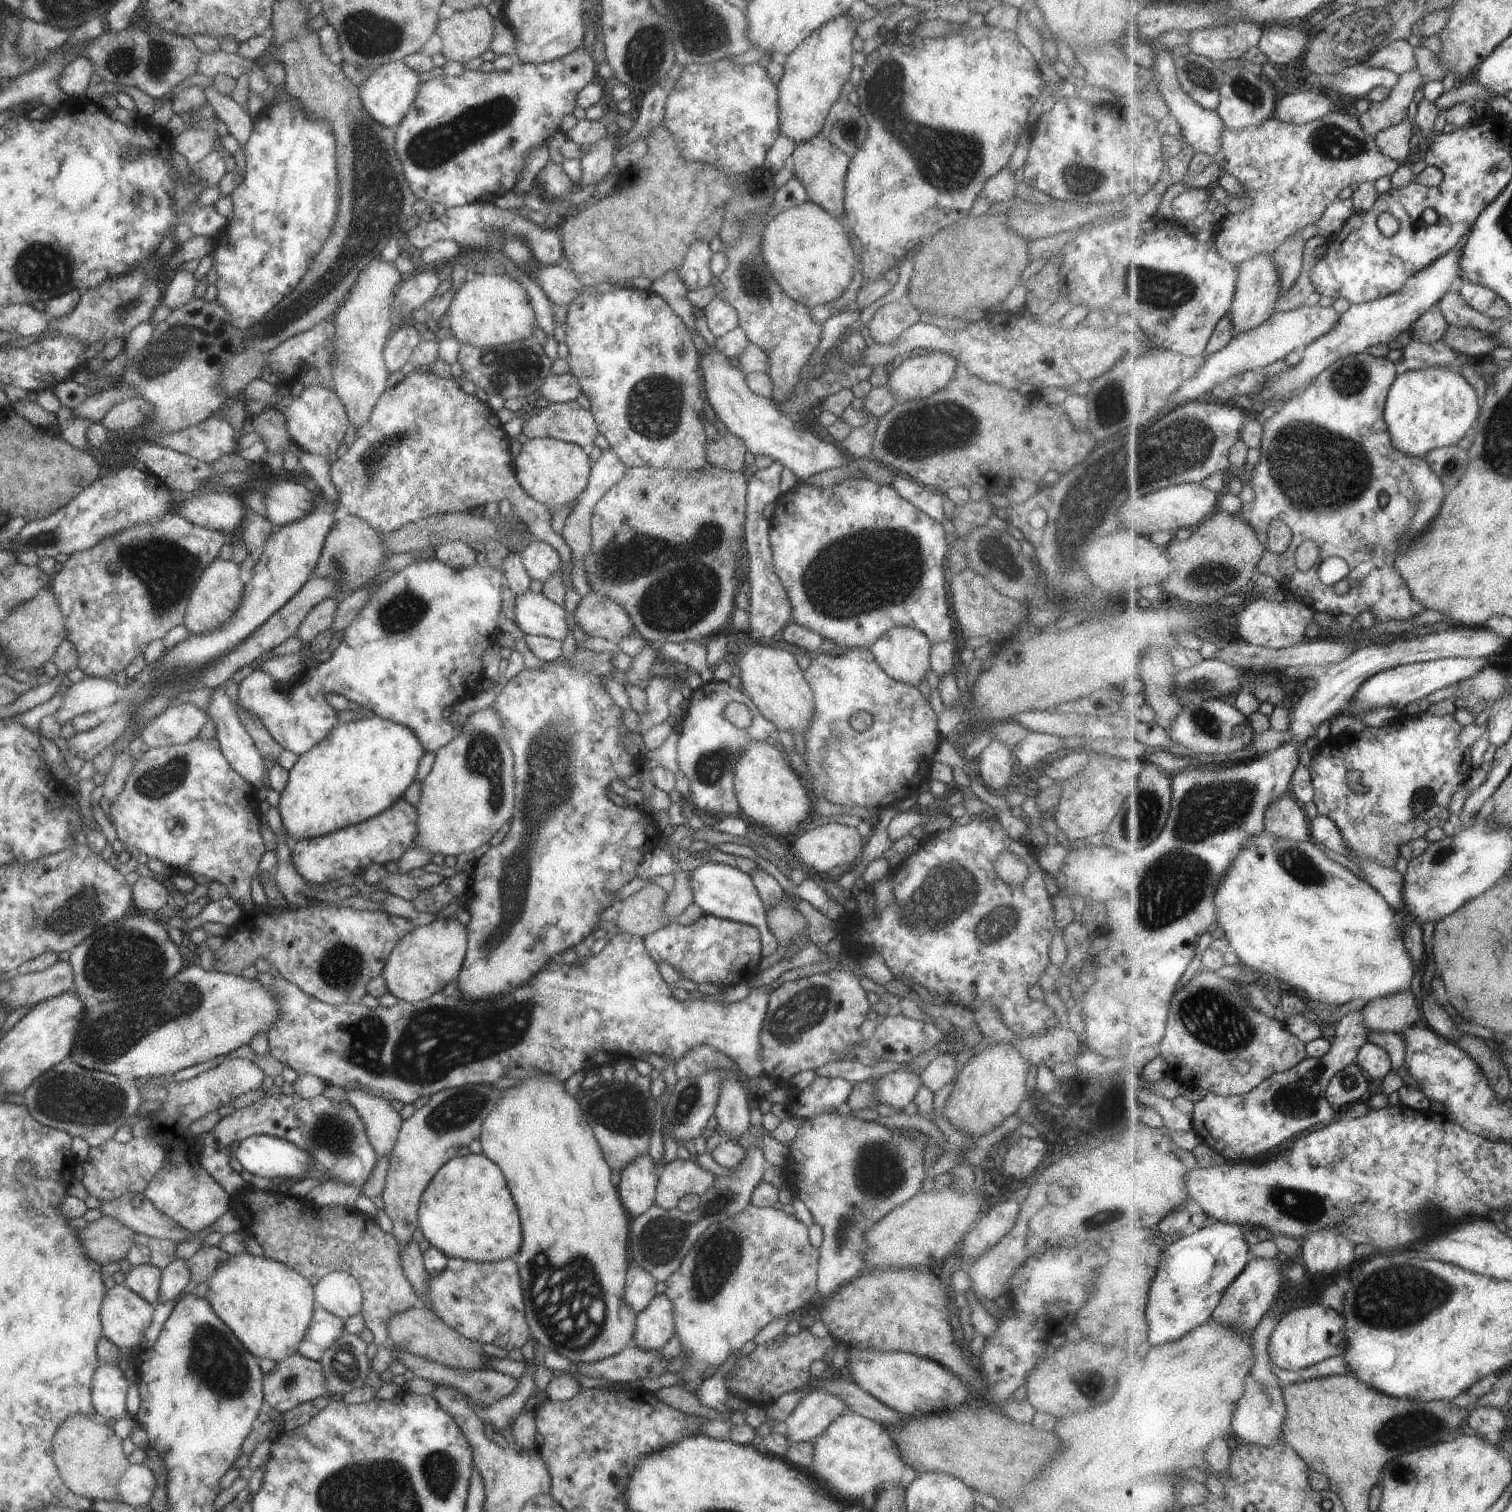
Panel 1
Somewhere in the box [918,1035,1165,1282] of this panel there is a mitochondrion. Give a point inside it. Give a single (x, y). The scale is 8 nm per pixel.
(1107, 1217)

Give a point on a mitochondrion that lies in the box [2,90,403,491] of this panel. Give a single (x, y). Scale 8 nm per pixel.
(39, 269)

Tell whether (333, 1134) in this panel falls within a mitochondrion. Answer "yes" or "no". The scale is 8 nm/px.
yes

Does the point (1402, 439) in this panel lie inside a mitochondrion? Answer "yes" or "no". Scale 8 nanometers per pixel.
no

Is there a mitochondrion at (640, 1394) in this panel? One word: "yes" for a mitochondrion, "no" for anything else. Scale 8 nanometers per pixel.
no

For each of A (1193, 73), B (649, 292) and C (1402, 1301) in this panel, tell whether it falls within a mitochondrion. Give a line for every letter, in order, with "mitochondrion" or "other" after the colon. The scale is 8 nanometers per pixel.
A: mitochondrion
B: other
C: mitochondrion

